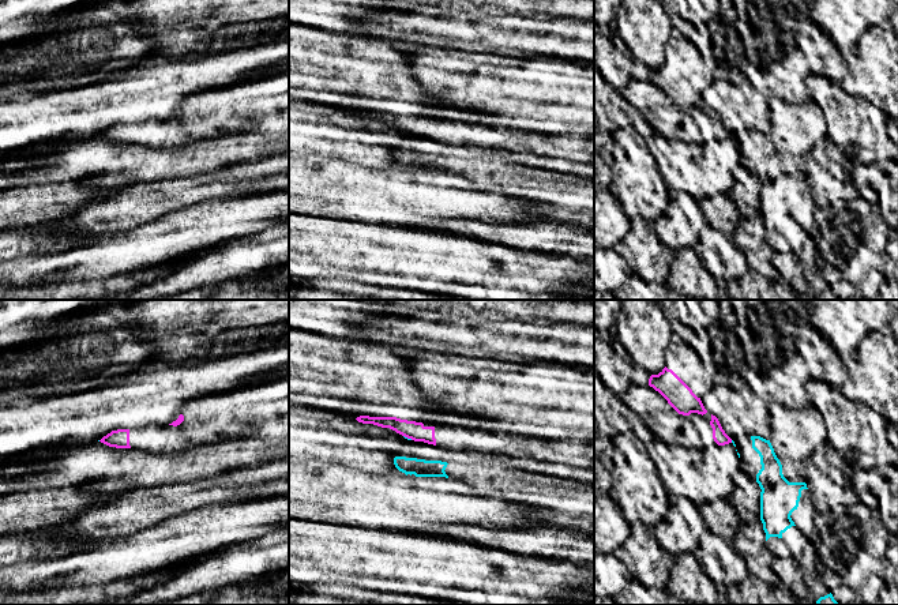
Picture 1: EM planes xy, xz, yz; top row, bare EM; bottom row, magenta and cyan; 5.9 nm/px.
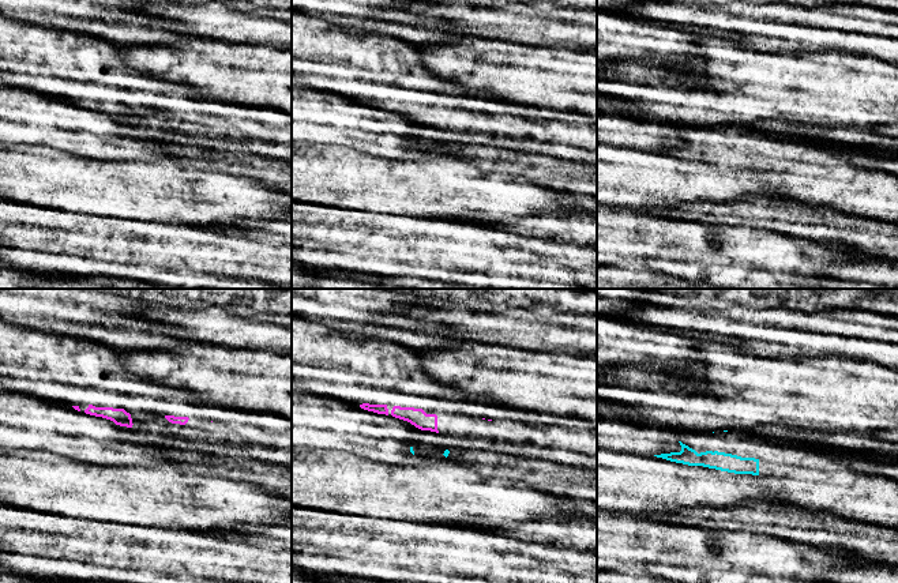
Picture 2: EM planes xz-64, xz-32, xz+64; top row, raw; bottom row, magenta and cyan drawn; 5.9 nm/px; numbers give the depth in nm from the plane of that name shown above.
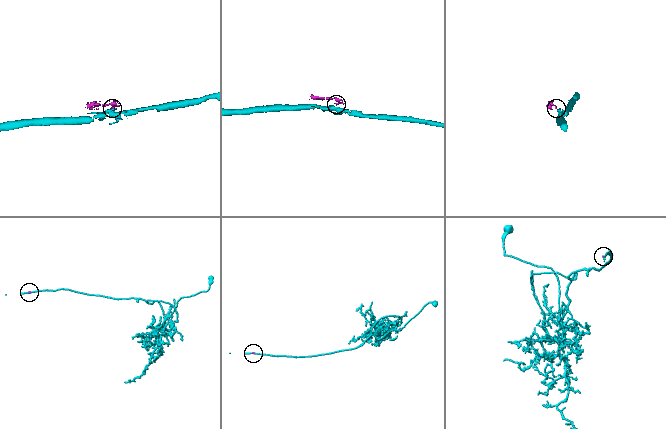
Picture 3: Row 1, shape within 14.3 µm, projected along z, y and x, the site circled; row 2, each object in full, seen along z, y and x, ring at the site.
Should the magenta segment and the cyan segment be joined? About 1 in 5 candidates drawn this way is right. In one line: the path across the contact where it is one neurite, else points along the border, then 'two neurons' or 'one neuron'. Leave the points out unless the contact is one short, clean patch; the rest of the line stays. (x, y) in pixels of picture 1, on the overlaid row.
along xz (404, 435), (412, 439) | two neurons

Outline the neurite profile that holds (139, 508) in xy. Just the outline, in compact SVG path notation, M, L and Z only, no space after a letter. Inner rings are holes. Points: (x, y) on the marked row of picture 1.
M289 455L256 469L237 469L191 484L136 488L87 508L76 519L33 533L50 540L80 540L90 545L113 541L200 507L249 495L258 485L289 478Z

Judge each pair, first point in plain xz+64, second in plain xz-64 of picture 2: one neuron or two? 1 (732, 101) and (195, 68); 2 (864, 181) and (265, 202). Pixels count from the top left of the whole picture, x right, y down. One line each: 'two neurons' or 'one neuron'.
1: one neuron
2: two neurons

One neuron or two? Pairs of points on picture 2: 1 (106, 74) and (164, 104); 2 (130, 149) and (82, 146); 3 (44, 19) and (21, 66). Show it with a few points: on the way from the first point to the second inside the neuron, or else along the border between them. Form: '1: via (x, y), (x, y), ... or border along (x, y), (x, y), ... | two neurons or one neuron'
1: border along (108, 85), (171, 94) | two neurons
2: via (117, 147), (94, 146) | one neuron
3: border along (21, 19), (29, 23), (72, 32) | two neurons

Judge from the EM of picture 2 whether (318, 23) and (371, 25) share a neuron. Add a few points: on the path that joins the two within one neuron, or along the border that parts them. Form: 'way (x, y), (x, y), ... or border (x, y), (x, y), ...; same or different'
border (329, 19), (335, 23), (367, 30); different

